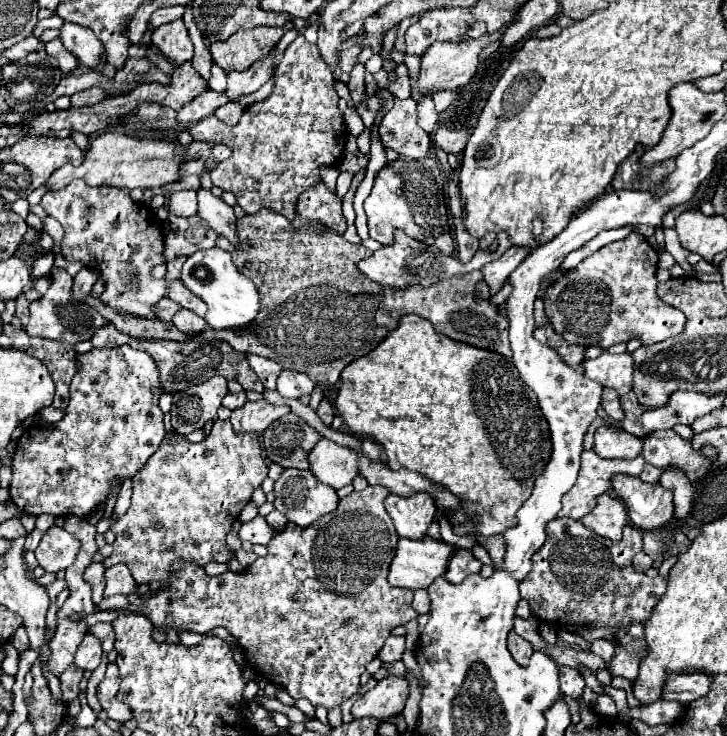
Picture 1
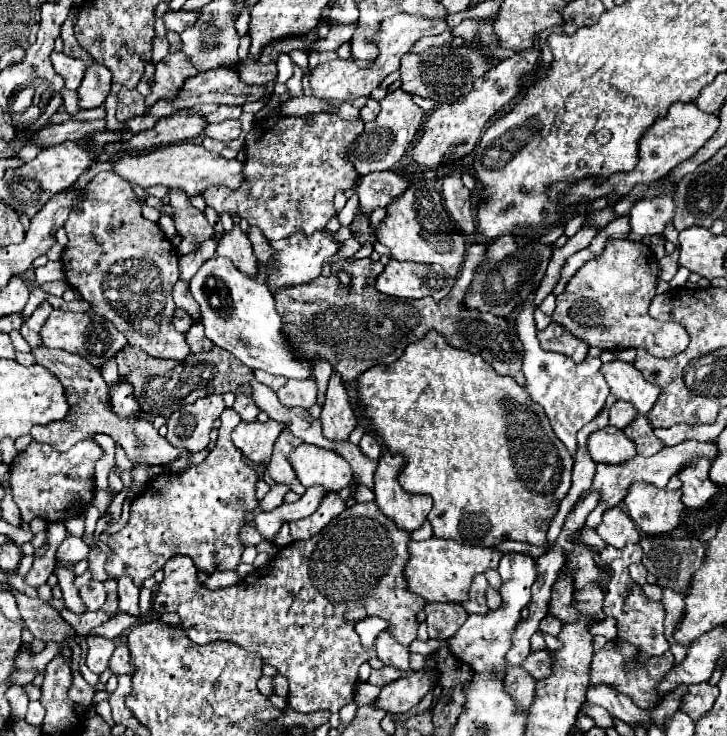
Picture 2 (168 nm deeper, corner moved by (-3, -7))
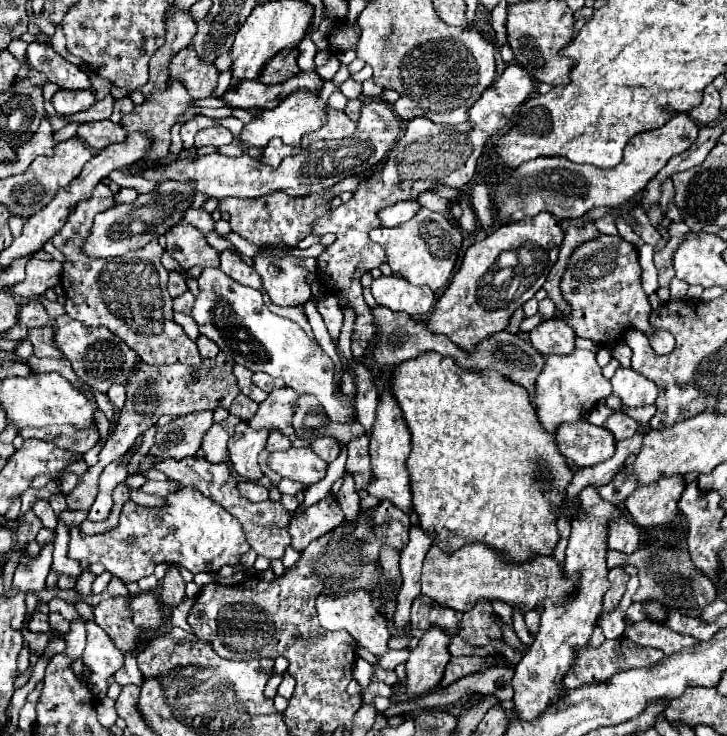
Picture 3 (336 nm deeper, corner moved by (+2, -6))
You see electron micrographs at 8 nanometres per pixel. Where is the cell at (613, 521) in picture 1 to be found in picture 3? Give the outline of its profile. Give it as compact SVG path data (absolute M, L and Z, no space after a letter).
M620 516L618 520L612 520L610 528L608 528L608 538L606 544L610 550L618 550L624 554L632 554L638 548L638 528L628 522L628 518Z

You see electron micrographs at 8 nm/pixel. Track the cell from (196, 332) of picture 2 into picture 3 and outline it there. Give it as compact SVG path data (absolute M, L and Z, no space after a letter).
M198 336L196 344L198 344L198 350L200 350L202 358L214 358L220 352L218 346L212 340L206 340L206 336Z

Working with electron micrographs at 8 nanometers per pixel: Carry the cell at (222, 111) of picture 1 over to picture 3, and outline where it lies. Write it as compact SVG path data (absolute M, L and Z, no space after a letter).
M212 126L212 128L206 128L206 130L200 130L196 134L196 148L202 148L202 146L224 146L224 144L230 144L232 142L232 134L228 128L224 126Z

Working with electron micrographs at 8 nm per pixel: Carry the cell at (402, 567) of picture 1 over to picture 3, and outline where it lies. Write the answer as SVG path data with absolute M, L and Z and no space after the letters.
M432 544L424 558L420 582L424 596L458 612L470 610L478 598L498 598L510 606L520 608L522 612L528 612L544 598L564 602L564 596L576 590L578 576L570 580L564 578L562 566L552 556L534 556L530 564L506 564L506 560L502 560L502 552L486 544L468 544L454 554L446 554L436 544Z

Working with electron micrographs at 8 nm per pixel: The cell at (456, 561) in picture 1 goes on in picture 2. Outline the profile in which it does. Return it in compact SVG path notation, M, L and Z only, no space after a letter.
M485 575L475 577L475 581L471 583L469 589L469 601L463 603L463 609L467 613L477 613L477 615L485 615L489 611L487 603L485 603L485 589L487 589L487 579Z

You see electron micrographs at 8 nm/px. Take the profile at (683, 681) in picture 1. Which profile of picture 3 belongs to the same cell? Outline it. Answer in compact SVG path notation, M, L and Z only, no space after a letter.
M624 636L622 638L616 638L616 640L606 640L602 646L598 648L582 648L578 650L578 658L576 658L576 664L570 668L570 672L566 674L564 678L564 686L566 688L582 688L586 684L592 684L592 682L598 682L598 680L610 680L610 676L614 676L614 672L626 672L626 670L632 670L632 668L640 668L640 666L650 666L650 664L656 664L658 660L662 660L662 652L656 650L656 648L650 648L650 646L640 646L640 644L634 644L630 640L626 640Z

